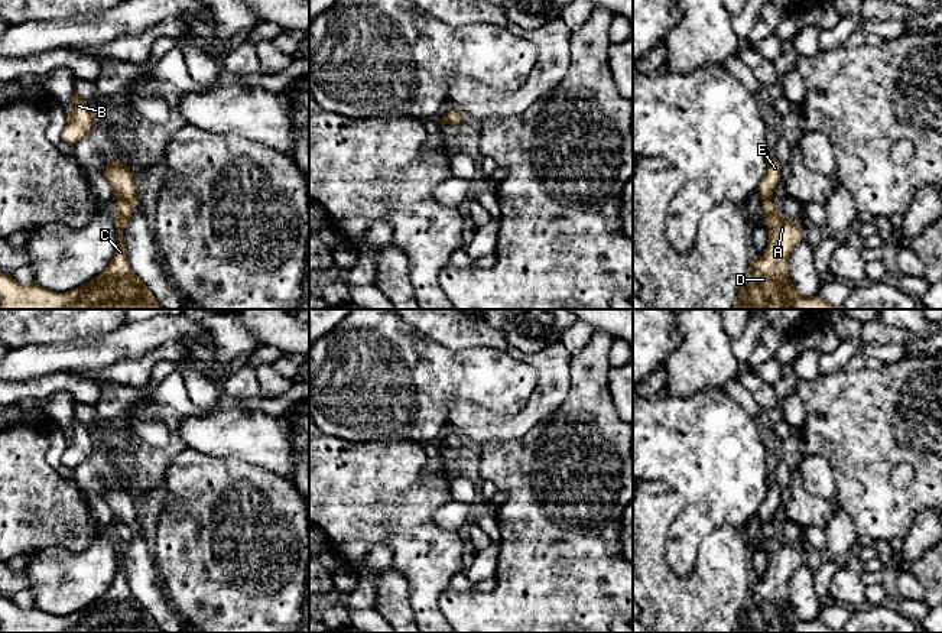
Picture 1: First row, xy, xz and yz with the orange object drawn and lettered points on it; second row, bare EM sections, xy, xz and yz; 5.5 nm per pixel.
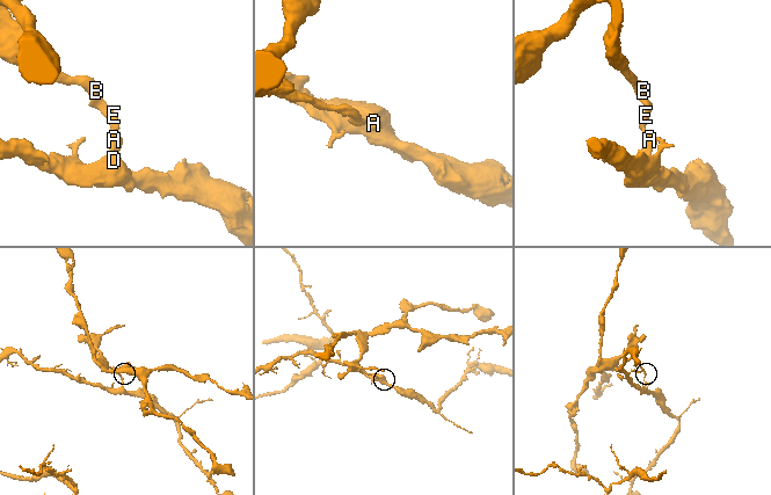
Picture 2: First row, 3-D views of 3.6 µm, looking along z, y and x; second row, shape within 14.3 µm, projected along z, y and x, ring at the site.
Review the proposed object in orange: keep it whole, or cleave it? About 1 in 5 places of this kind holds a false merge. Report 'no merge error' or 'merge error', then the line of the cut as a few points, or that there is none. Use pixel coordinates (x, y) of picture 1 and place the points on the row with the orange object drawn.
merge error; cut in xy along (116, 198), (132, 207)

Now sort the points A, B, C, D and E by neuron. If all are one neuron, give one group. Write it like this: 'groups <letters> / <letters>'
groups A C D / B E

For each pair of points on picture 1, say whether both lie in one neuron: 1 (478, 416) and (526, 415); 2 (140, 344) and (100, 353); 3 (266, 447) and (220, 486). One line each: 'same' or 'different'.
1: same
2: same
3: different

